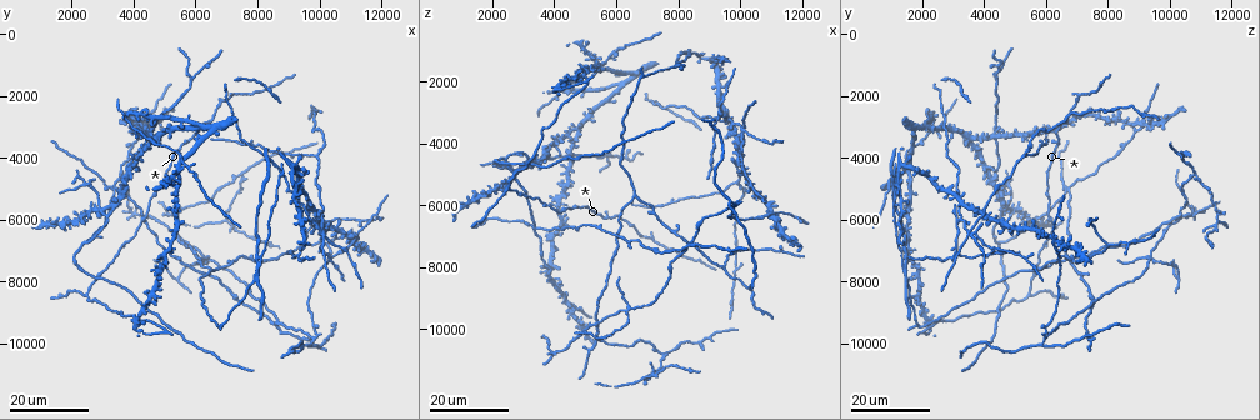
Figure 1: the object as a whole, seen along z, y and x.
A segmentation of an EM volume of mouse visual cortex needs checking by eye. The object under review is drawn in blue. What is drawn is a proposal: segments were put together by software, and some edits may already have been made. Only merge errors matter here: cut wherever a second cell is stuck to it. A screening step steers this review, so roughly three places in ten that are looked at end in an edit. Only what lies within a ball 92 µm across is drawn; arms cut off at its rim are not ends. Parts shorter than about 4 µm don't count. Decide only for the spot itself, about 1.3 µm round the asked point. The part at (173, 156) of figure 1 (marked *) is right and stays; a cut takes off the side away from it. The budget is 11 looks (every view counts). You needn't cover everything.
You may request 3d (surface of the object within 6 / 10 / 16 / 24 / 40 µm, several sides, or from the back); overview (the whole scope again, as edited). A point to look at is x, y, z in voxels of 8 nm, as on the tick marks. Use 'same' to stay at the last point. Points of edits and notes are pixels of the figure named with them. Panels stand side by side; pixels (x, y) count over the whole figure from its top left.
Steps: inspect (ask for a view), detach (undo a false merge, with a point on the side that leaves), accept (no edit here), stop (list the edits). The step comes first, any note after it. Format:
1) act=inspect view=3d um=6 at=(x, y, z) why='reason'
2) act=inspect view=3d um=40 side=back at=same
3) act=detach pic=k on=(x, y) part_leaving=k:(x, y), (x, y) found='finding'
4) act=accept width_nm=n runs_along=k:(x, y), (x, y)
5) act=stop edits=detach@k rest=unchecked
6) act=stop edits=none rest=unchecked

act=inspect view=3d um=24 at=(4200, 3200, 9000) why='a fork'

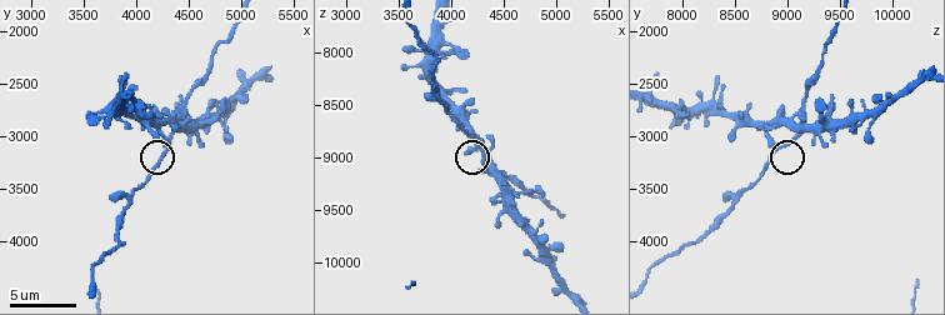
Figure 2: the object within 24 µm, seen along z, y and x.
act=inspect view=3d um=6 at=(4320, 3140, 8900) why='zoom in'

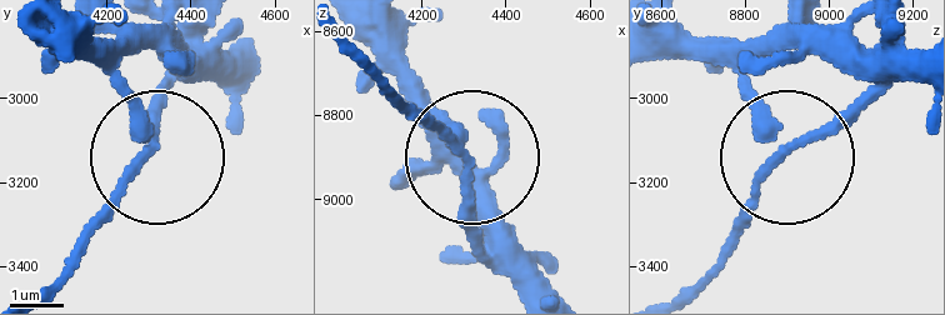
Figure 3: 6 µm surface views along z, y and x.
act=accept width_nm=190 found='continuous, no second cell'

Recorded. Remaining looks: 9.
act=inspect view=3d um=16 at=(6300, 7200, 9400) why='three arms meet'

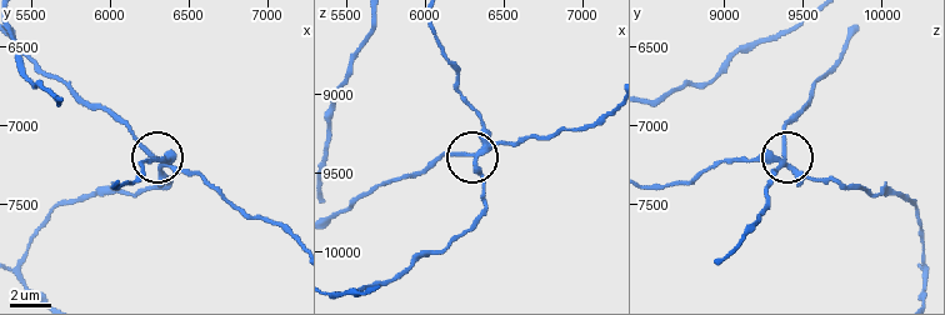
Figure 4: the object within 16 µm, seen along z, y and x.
act=inspect view=3d um=6 at=(6320, 7260, 9400)

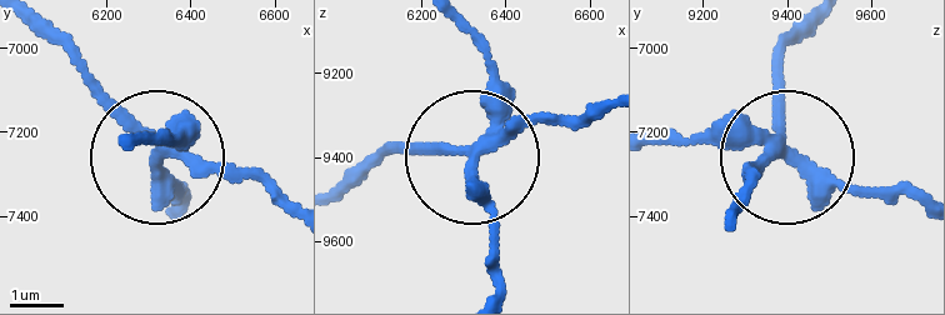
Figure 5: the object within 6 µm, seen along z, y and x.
act=detach pic=5 on=(179, 183) width_nm=240 part_leaving=5:(781, 144), (858, 189), (911, 193) found='a second cell is stuck on'

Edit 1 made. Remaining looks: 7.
act=inspect view=overview why='redraw'

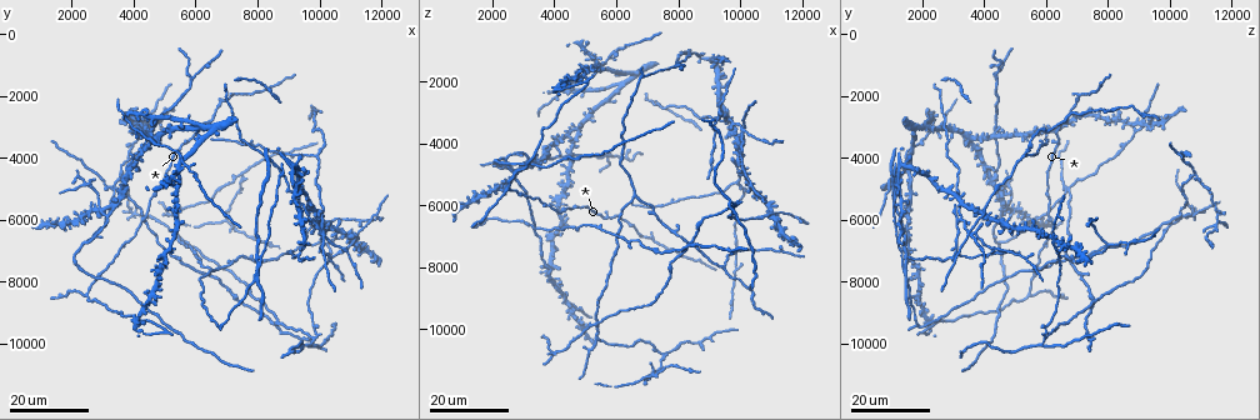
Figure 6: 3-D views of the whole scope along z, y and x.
act=inspect view=3d um=24 at=(9800, 9900, 6000)

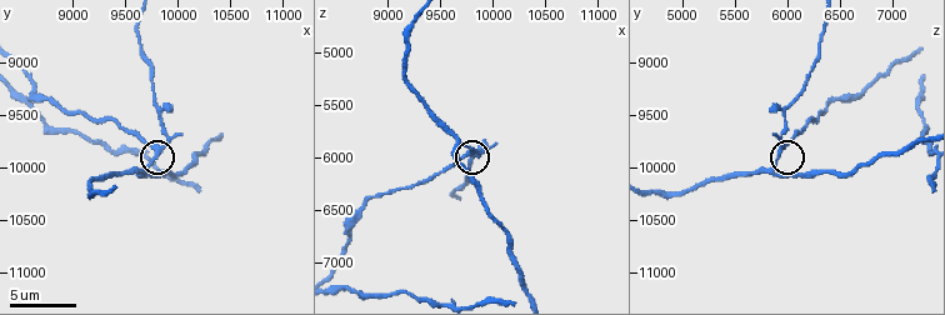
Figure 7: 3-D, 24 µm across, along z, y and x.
act=inspect view=3d um=6 at=(9800, 9860, 5940) why='closer look'

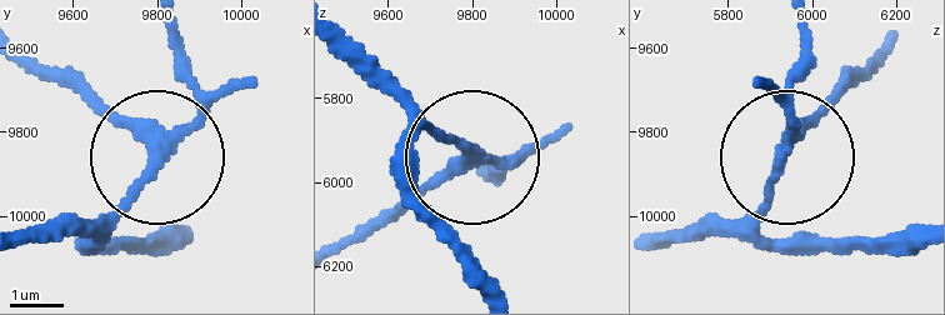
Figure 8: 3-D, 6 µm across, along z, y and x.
act=accept arms=3 found='continuous, no second cell'

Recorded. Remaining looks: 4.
act=inspect view=3d um=24 at=(11200, 6600, 6200) why='four or more arms meet'

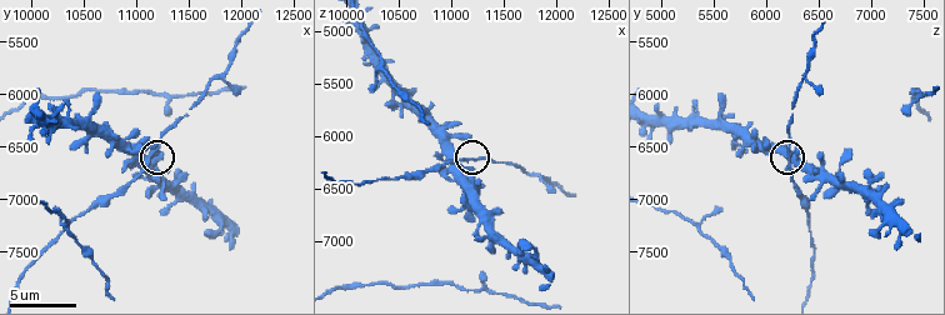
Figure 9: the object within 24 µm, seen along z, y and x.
act=inspect view=3d um=6 at=(11160, 6600, 6220)

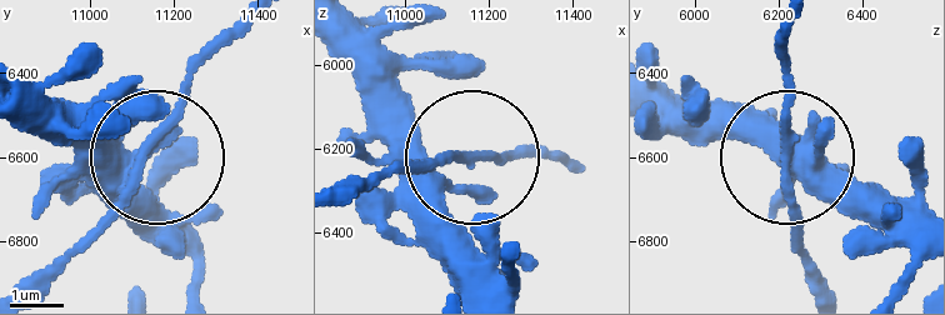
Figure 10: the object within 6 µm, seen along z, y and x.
act=accept runs_along=10:(339, 201), (460, 151), (536, 151) found='one cell here'

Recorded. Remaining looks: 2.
act=inspect view=3d um=24 at=(5900, 1500, 4500) why='two arms in line, one across'

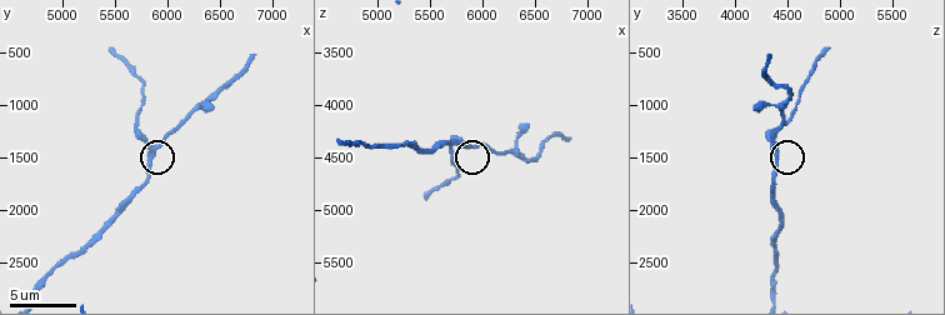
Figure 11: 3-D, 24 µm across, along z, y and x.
act=inspect view=3d um=10 at=(5860, 1400, 4400)

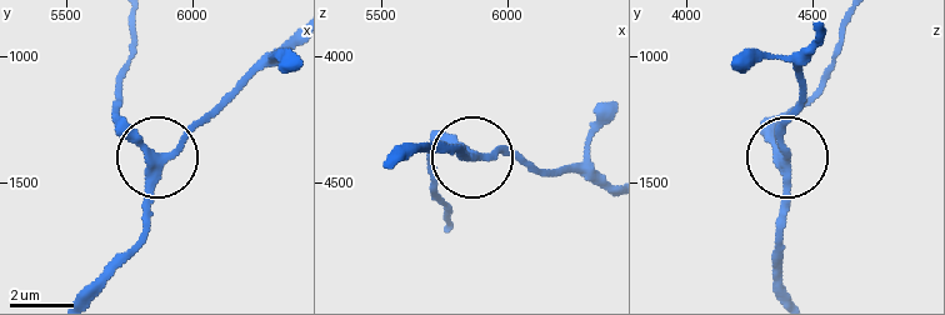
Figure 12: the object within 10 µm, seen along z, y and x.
act=accept side_arm_um=10 runs_along=12:(83, 293), (146, 220), (150, 155), (115, 101) found='all the same cell'

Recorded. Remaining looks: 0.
act=stop edits=detach@5 rest=unchecked

